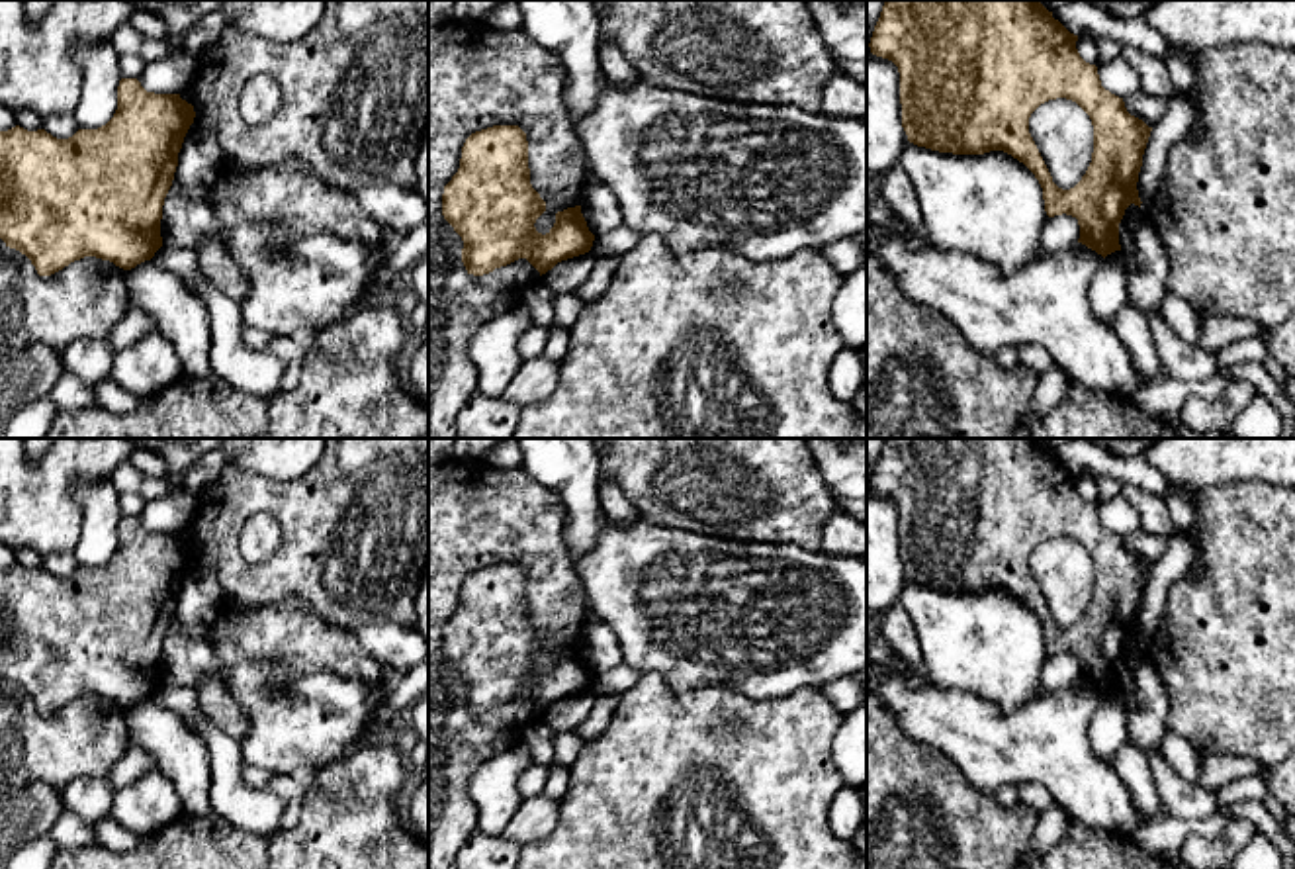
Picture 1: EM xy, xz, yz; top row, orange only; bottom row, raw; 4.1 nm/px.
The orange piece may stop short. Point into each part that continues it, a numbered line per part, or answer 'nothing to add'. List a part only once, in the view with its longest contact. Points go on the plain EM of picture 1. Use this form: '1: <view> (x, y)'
nothing to add

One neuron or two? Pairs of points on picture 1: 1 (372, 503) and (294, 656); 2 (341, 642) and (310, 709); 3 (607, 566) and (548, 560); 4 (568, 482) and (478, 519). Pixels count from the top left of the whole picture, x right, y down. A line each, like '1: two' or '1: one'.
1: two
2: two
3: two
4: two

